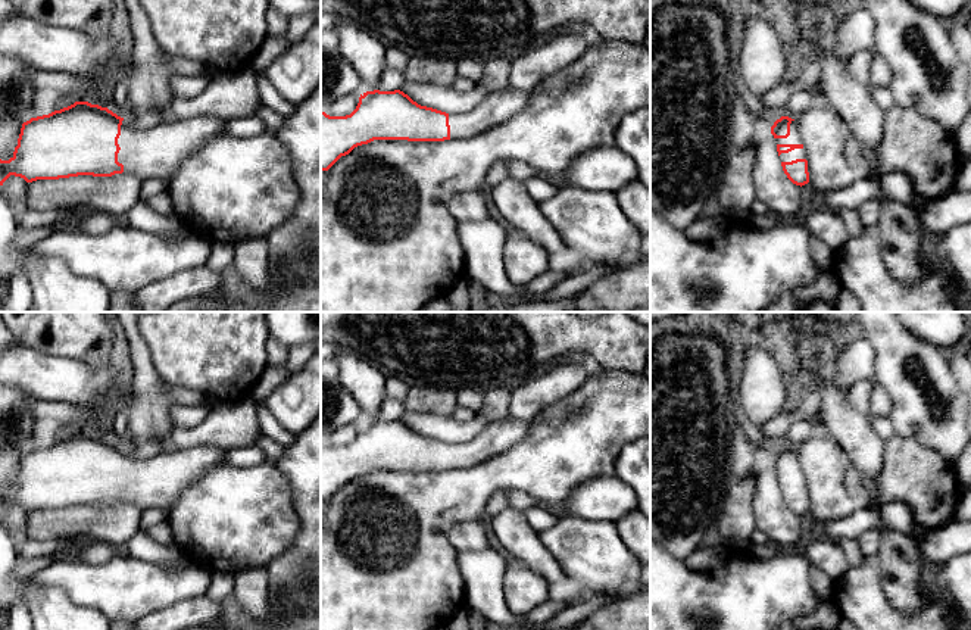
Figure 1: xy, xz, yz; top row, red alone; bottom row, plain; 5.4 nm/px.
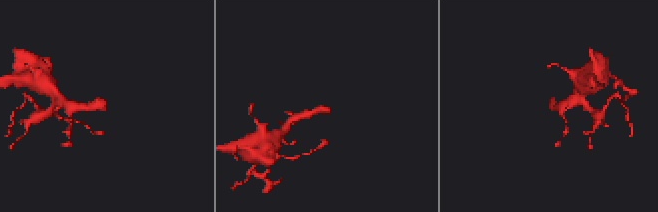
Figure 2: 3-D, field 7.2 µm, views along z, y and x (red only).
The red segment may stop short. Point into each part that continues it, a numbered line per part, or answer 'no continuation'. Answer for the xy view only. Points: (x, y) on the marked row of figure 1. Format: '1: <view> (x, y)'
1: xy (152, 153)

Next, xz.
1: xz (498, 106)

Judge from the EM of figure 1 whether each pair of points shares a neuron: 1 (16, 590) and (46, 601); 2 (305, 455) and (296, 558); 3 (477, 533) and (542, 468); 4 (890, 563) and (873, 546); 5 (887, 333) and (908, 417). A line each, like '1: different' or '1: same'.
1: same
2: same
3: different
4: different
5: same

